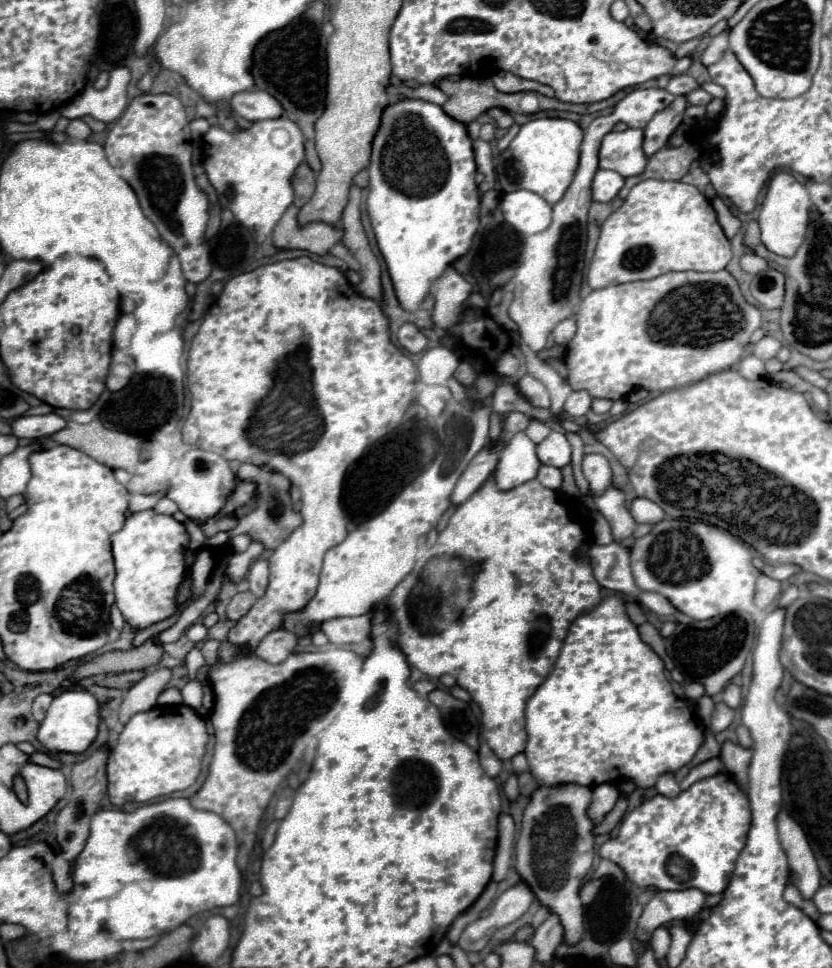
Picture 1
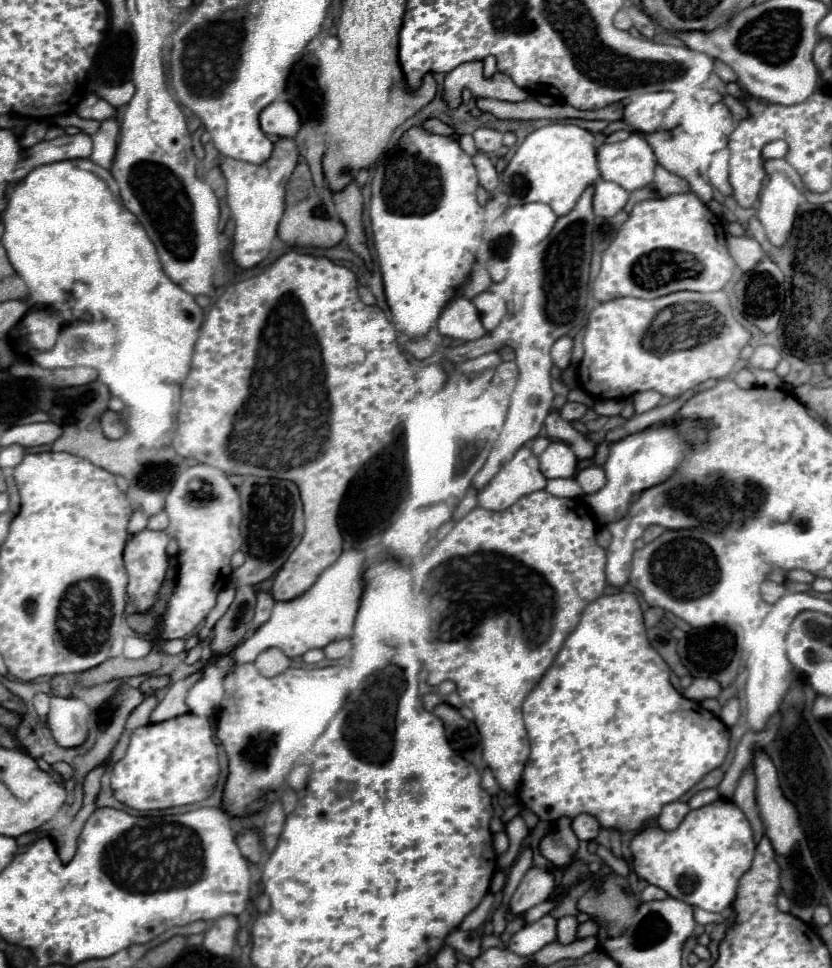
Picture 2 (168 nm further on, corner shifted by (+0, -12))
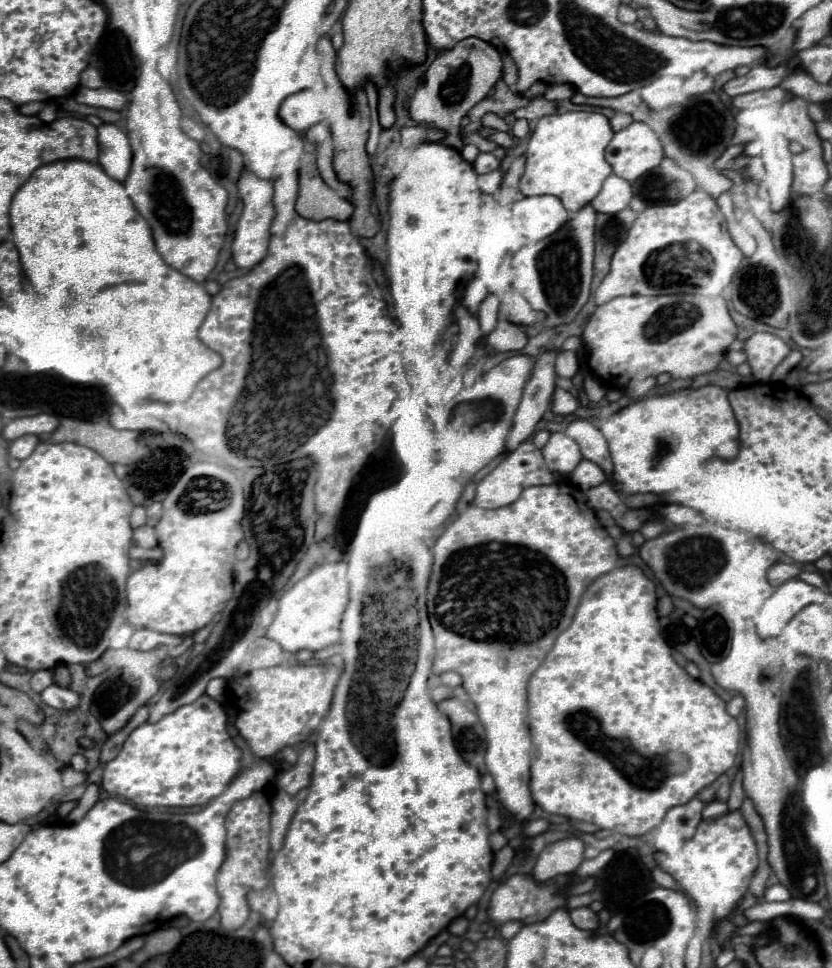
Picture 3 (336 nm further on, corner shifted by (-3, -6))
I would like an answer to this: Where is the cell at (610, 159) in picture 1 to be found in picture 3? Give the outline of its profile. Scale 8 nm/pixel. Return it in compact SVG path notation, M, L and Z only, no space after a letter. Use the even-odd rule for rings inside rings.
M633 122L613 136L605 150L605 158L613 174L635 182L639 176L659 166L665 154L653 130L643 122Z

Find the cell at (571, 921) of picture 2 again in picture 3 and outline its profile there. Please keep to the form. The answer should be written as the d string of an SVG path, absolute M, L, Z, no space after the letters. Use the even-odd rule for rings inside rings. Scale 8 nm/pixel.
M575 908L575 910L569 910L569 914L571 914L571 922L579 930L595 930L599 926L597 914L591 912L589 908Z

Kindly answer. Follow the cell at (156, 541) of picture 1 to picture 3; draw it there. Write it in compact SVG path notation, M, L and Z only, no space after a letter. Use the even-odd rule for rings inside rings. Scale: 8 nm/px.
M141 526L133 532L133 544L141 548L155 548L157 538L155 538L155 528L153 526Z

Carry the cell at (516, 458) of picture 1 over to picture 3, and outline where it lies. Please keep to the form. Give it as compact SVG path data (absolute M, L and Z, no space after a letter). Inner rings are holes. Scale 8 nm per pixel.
M527 440L527 442L519 444L519 448L515 452L511 452L491 474L487 474L477 484L477 494L475 494L473 504L481 506L481 508L501 508L501 506L507 506L507 504L515 502L525 488L541 486L541 484L551 484L553 480L555 480L553 472L547 470L547 466L543 462L541 450L533 442Z

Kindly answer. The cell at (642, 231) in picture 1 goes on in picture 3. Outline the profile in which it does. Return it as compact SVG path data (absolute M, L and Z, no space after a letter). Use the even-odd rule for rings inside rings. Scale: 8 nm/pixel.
M691 192L687 198L673 202L673 204L653 204L639 212L637 220L629 228L627 238L617 246L611 258L611 270L603 278L601 286L595 292L595 304L601 306L617 296L625 294L681 294L681 292L699 292L707 296L715 296L727 286L731 276L735 274L741 262L741 250L733 244L727 230L723 228L723 214L719 212L715 200L707 192ZM695 242L703 254L693 254L689 248L687 254L693 260L705 258L707 264L703 266L703 282L701 270L687 274L683 264L677 270L679 260L673 256L675 244L689 244Z

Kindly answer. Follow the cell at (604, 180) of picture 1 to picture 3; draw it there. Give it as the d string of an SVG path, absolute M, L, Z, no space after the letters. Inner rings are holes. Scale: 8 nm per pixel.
M611 174L601 192L593 198L593 208L597 212L605 212L605 214L617 214L621 212L623 208L627 208L627 204L631 202L631 184L615 174Z

